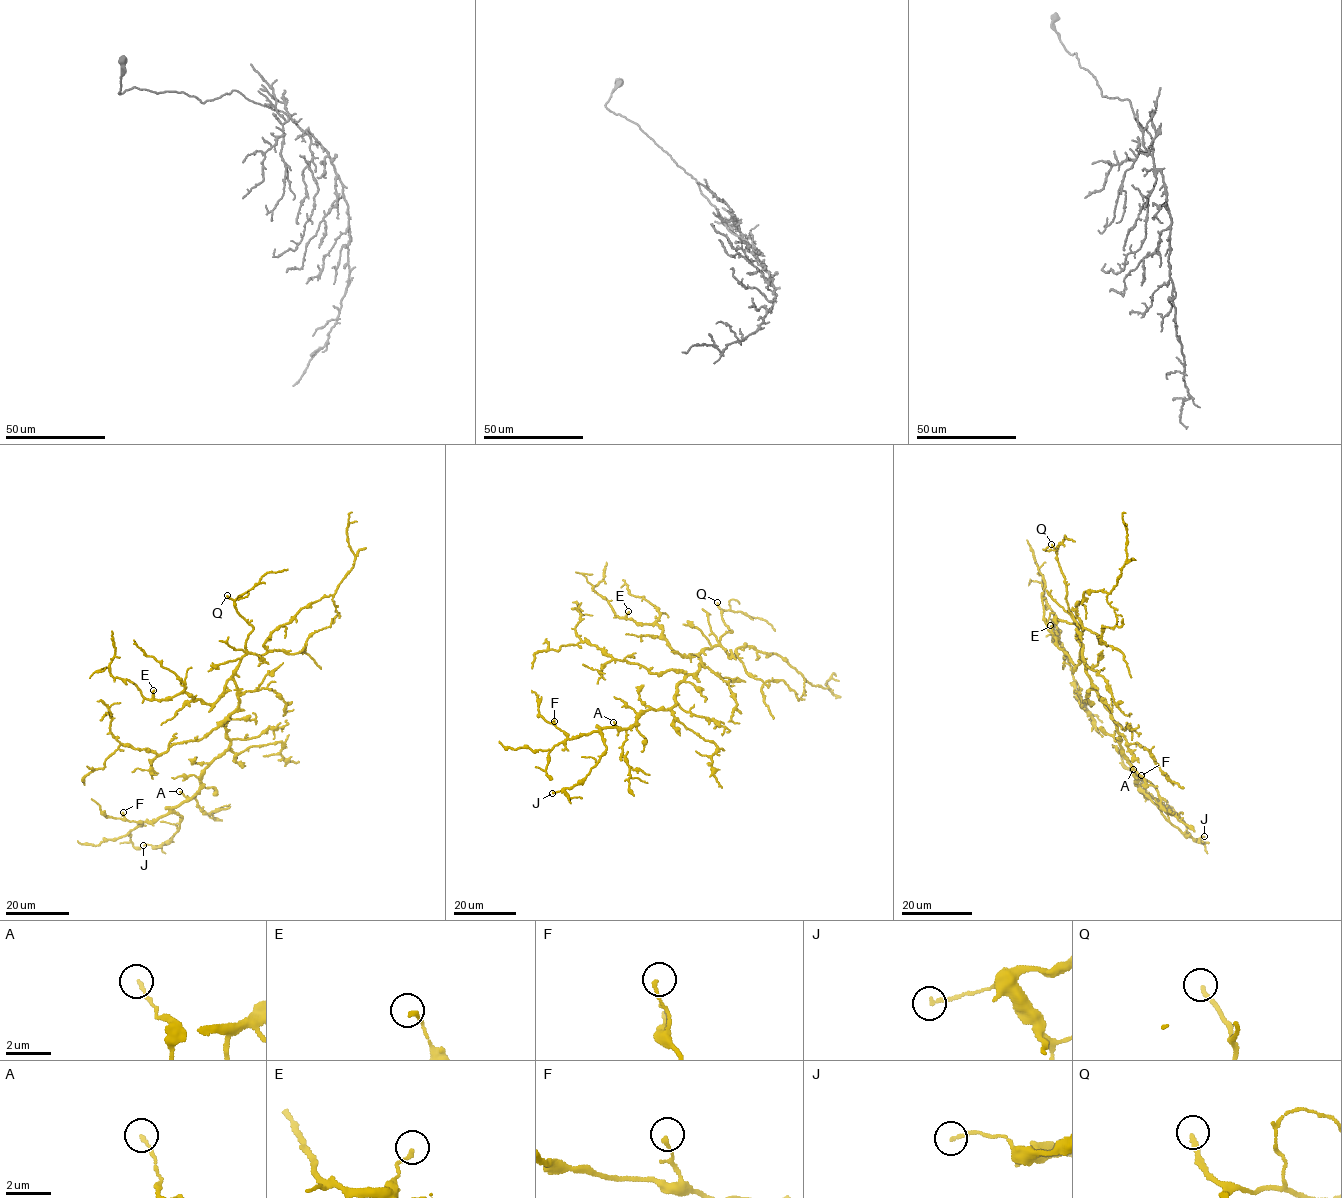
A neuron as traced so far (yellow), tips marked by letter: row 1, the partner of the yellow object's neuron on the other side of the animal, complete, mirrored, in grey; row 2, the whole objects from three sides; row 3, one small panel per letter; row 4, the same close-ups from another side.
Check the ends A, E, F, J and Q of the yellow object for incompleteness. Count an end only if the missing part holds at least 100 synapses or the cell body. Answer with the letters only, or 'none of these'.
Q

